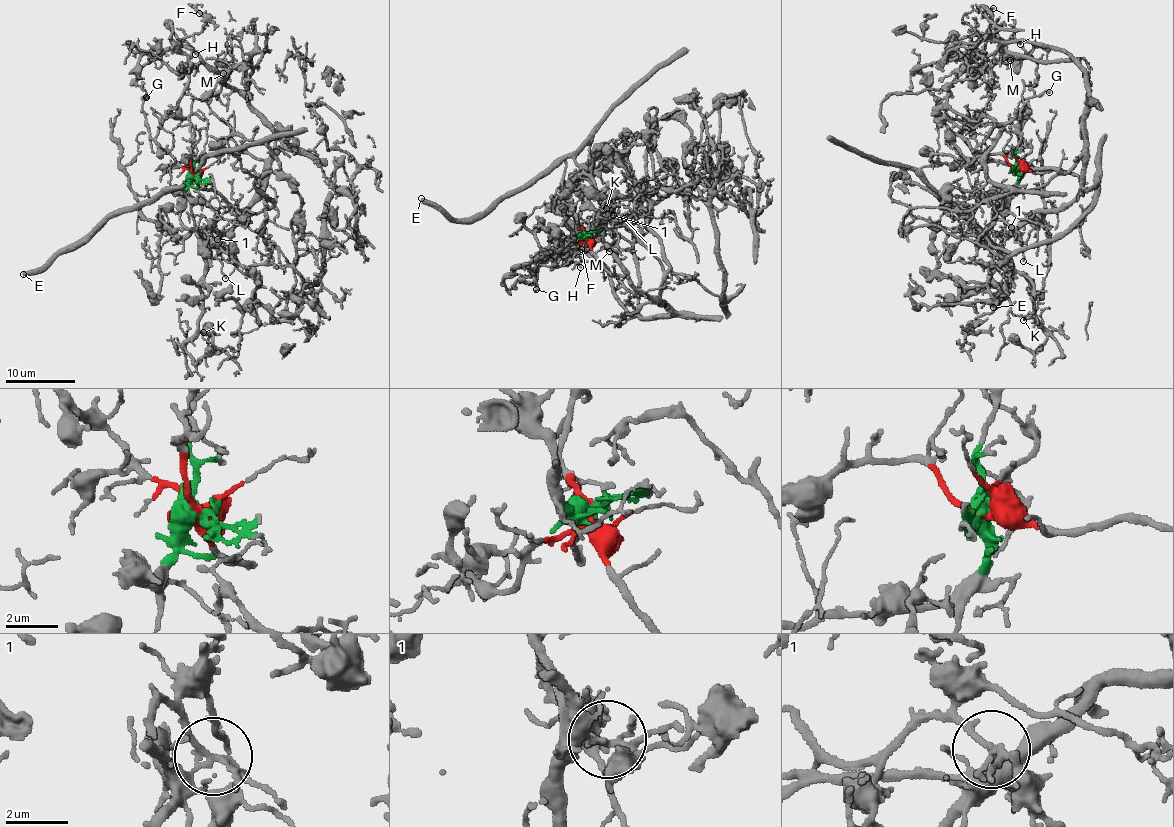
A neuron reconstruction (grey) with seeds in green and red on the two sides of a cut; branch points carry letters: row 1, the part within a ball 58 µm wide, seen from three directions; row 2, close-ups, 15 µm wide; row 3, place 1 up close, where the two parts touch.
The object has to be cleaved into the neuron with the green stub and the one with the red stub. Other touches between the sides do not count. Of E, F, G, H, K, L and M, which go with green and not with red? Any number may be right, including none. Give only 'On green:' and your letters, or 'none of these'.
On green: E, L

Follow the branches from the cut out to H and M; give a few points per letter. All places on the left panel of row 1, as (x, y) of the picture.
H: (193, 175), (149, 135), (145, 94), (136, 73), (181, 42), (195, 54)
M: (193, 175), (200, 187), (243, 209), (281, 143), (253, 107), (249, 59), (223, 74)

